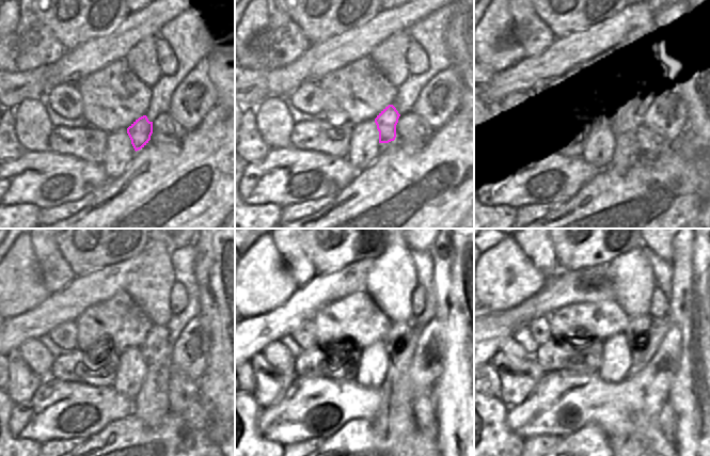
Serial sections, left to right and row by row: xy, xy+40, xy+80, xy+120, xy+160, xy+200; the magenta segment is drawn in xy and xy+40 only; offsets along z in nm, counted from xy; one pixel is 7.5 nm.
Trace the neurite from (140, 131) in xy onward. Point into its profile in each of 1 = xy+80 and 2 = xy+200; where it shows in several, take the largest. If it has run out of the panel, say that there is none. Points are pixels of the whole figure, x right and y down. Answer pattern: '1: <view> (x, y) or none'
1: xy+80 (631, 113)
2: xy+200 (637, 332)

